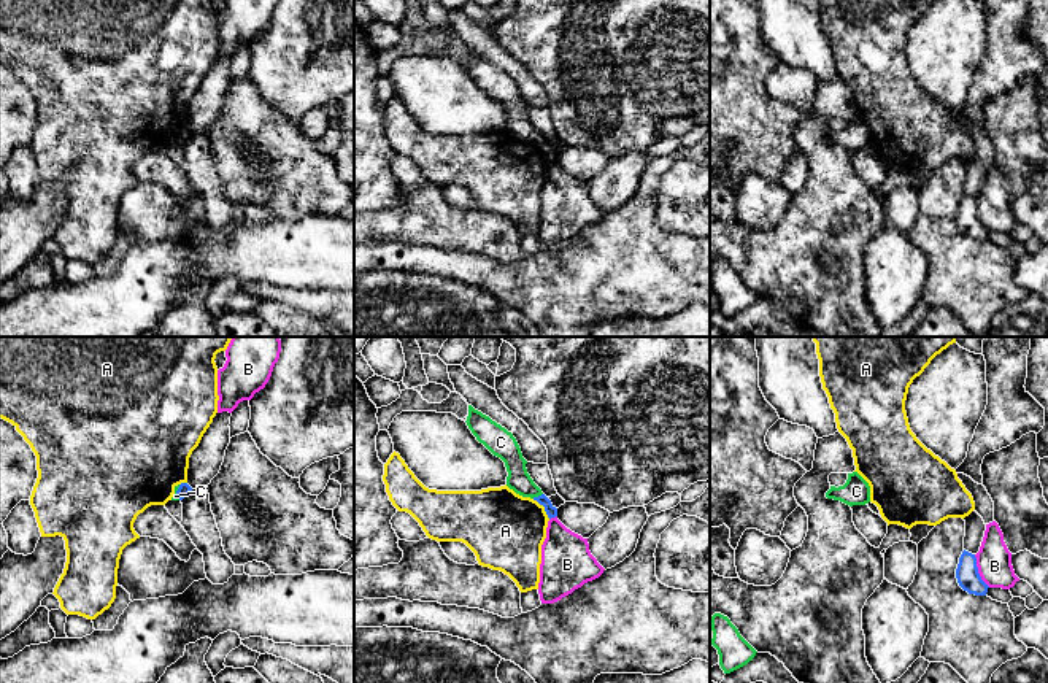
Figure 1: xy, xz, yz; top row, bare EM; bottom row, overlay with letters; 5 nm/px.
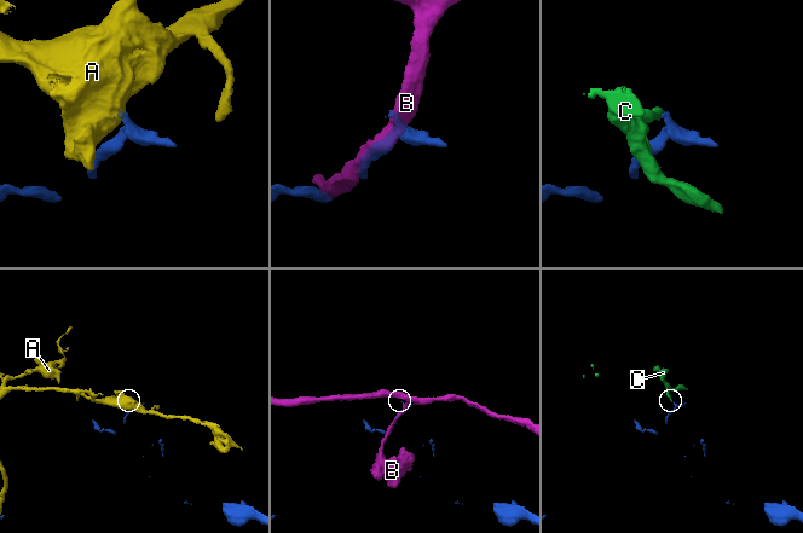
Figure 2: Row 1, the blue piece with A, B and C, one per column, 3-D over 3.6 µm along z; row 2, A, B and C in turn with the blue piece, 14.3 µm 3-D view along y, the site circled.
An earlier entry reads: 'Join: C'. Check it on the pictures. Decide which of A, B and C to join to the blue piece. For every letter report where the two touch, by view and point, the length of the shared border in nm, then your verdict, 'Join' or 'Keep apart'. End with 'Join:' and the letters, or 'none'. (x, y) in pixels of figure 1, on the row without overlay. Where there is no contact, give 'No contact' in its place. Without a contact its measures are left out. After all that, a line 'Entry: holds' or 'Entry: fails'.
A: Touches blue at xz (543, 150). Shared border 140 nm. Keep apart
B: Touches blue at yz (977, 215). Shared border 190 nm. Keep apart
C: Touches blue at xz (539, 140). Shared border 60 nm. Keep apart
Join: none
Entry: fails

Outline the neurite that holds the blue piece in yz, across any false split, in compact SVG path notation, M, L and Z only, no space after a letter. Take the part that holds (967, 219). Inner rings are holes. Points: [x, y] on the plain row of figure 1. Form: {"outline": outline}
{"outline": "M965 194L962 195L956 213L956 222L959 230L969 238L986 240L989 230L981 224L978 218L975 199Z"}

